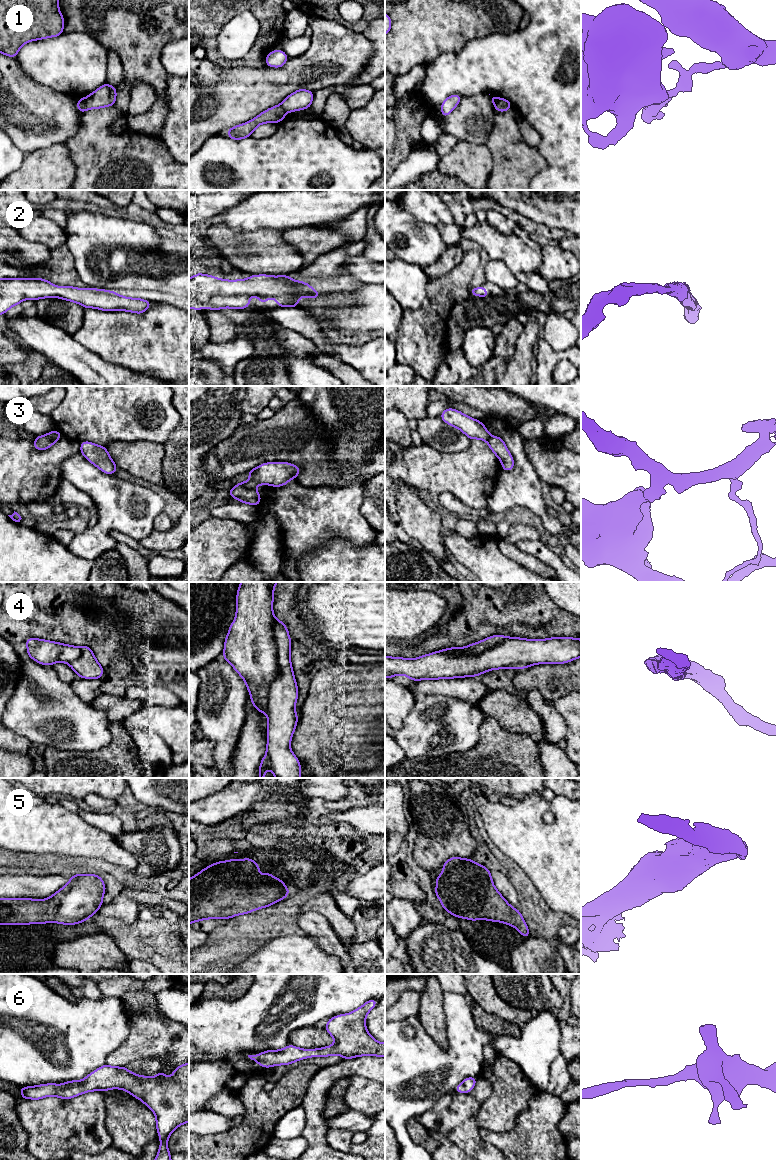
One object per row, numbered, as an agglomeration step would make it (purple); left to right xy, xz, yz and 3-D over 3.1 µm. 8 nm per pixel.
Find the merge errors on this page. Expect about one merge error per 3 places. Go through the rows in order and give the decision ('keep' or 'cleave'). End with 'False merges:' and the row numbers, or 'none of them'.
1: cleave
2: keep
3: cleave
4: keep
5: keep
6: keep
False merges: 1, 3

